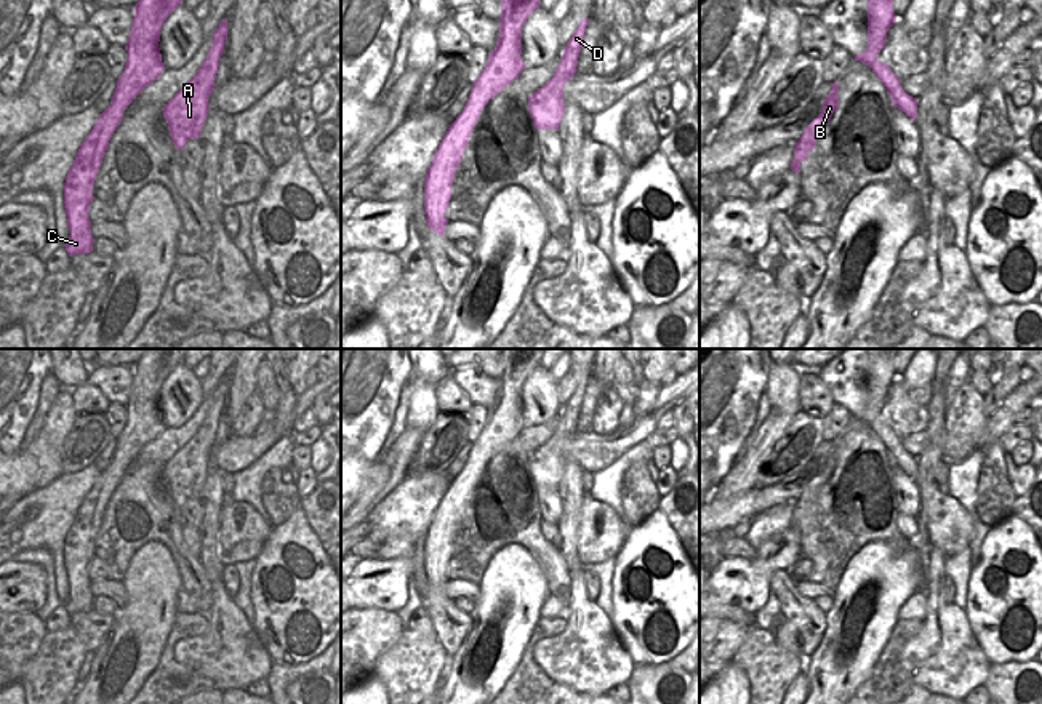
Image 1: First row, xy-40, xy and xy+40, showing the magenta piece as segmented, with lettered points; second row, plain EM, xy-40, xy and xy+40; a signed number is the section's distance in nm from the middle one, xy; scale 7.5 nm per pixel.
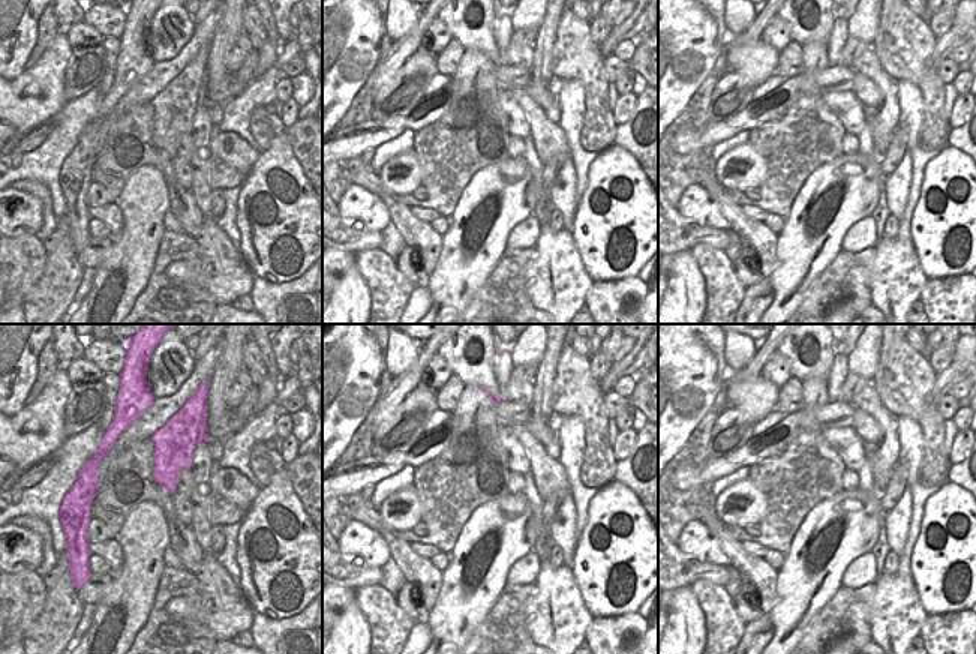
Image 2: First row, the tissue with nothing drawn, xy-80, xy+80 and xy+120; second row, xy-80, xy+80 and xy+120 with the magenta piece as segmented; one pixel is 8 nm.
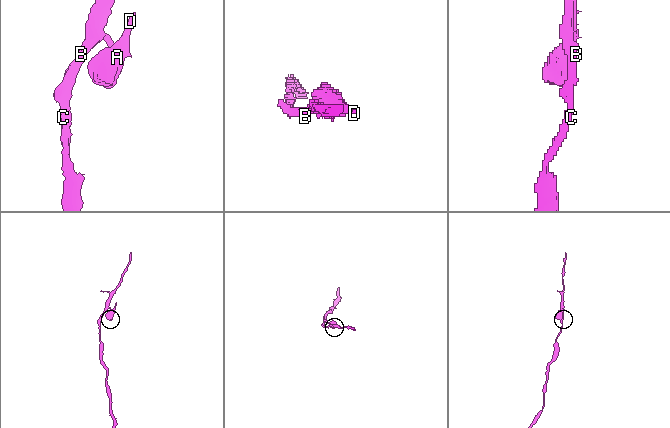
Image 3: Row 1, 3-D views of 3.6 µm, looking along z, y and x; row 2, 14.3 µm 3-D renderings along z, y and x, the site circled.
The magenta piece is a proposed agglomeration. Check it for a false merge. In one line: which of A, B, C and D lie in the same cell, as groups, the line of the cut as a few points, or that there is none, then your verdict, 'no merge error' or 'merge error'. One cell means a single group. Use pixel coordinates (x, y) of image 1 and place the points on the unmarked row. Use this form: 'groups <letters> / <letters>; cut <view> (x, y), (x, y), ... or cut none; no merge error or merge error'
groups A D / B C; cut xy+40 (901, 447), (890, 453); merge error

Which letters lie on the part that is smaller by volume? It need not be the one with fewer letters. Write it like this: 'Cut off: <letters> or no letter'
Cut off: A, D

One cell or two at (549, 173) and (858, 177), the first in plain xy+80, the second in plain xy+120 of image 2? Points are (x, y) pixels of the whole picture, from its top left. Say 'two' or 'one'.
two

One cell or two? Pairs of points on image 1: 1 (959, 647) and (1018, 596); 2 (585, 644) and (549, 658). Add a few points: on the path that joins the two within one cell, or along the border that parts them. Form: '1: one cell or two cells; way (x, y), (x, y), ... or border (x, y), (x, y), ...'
1: two cells; border (965, 608), (969, 628), (989, 664)
2: one cell; way (577, 652), (570, 658), (557, 658)

